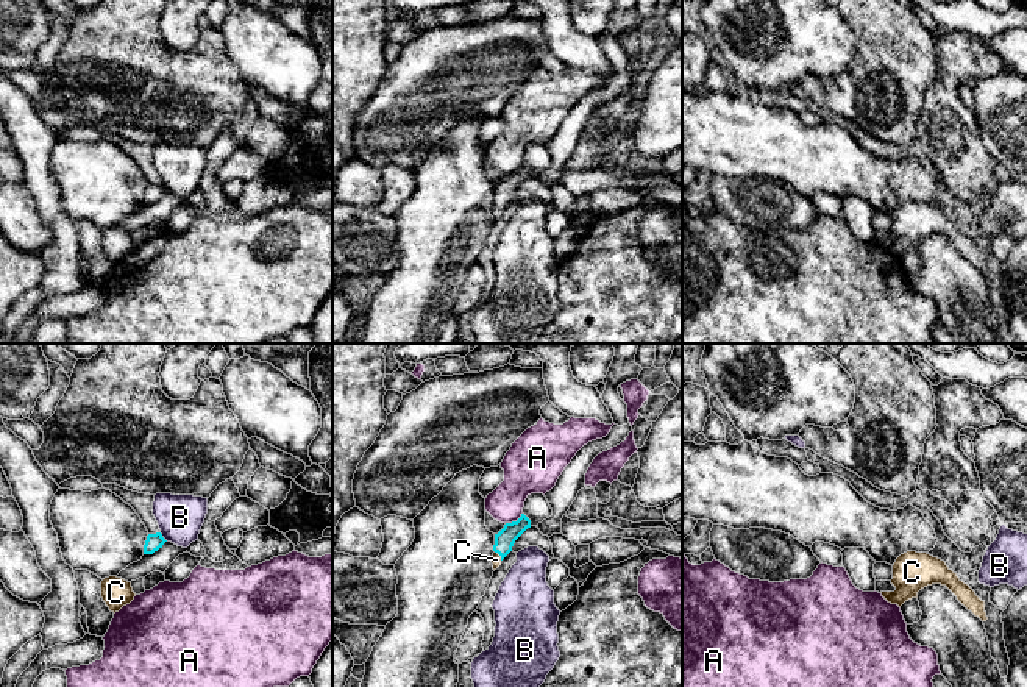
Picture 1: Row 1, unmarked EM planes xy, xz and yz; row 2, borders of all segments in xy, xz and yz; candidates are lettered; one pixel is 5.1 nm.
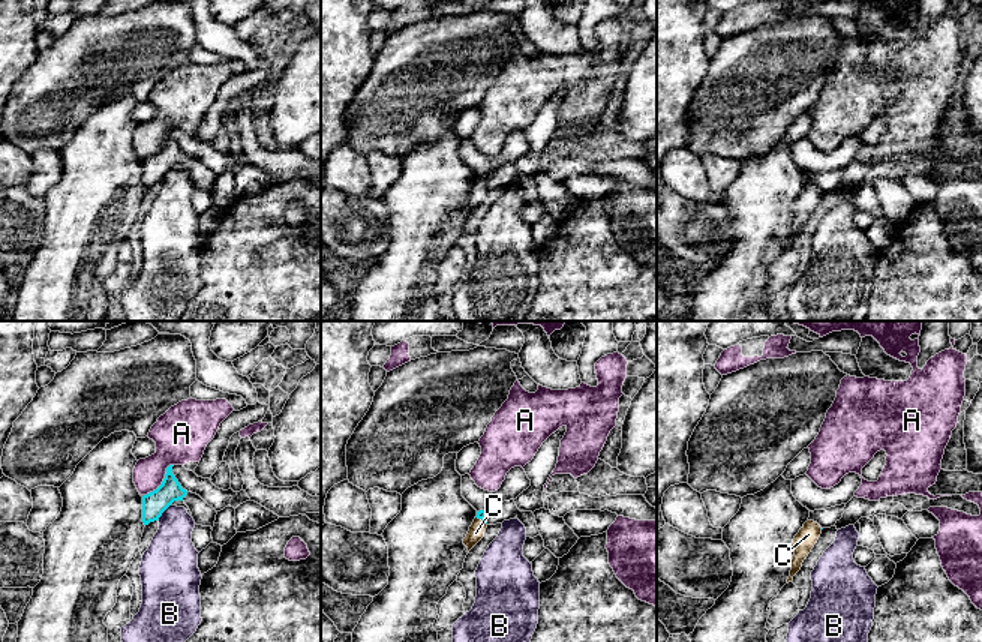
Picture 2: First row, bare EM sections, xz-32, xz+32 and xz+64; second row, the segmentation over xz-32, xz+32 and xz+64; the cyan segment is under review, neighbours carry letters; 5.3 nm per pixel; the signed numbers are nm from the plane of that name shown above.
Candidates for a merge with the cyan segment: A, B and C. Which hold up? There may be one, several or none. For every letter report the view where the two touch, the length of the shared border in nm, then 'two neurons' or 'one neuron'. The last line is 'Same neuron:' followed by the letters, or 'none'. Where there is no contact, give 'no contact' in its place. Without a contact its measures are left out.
A: meets cyan in xz; contact 110 nm long; two neurons
B: meets cyan in xy; contact 60 nm long; two neurons
C: meets cyan in xz; contact 60 nm long; one neuron
Same neuron: C

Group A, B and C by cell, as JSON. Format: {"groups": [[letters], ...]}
{"groups": [["A"], ["B"], ["C"]]}

